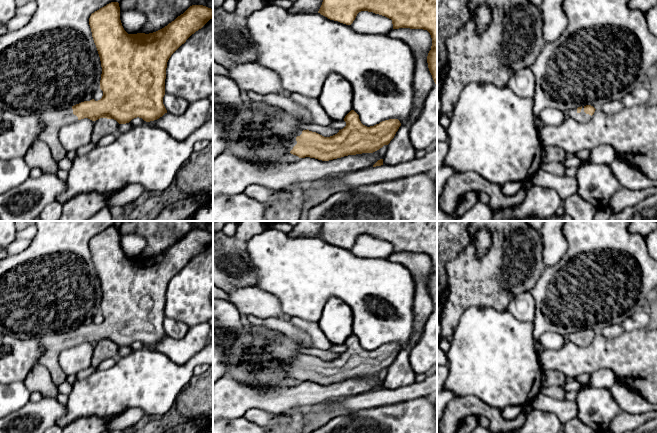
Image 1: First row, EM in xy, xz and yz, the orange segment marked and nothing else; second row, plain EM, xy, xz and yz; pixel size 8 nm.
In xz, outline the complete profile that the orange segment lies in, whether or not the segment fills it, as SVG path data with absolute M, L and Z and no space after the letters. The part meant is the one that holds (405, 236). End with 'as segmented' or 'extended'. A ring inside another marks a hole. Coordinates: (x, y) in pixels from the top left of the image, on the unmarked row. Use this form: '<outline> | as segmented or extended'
M325 221L318 237L351 249L361 235L391 243L393 253L427 254L432 262L427 287L437 308L437 221Z | as segmented

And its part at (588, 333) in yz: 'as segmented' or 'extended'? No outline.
extended

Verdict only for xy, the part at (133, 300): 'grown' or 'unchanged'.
grown

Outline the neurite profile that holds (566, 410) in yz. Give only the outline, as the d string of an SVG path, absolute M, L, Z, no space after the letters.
M542 393L536 396L531 402L531 406L536 410L554 413L562 424L574 419L578 415L575 401L554 399Z

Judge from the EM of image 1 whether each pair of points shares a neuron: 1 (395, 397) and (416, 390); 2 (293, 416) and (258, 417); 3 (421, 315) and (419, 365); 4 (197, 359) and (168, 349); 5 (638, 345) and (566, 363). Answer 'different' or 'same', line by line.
1: same
2: same
3: different
4: different
5: same

